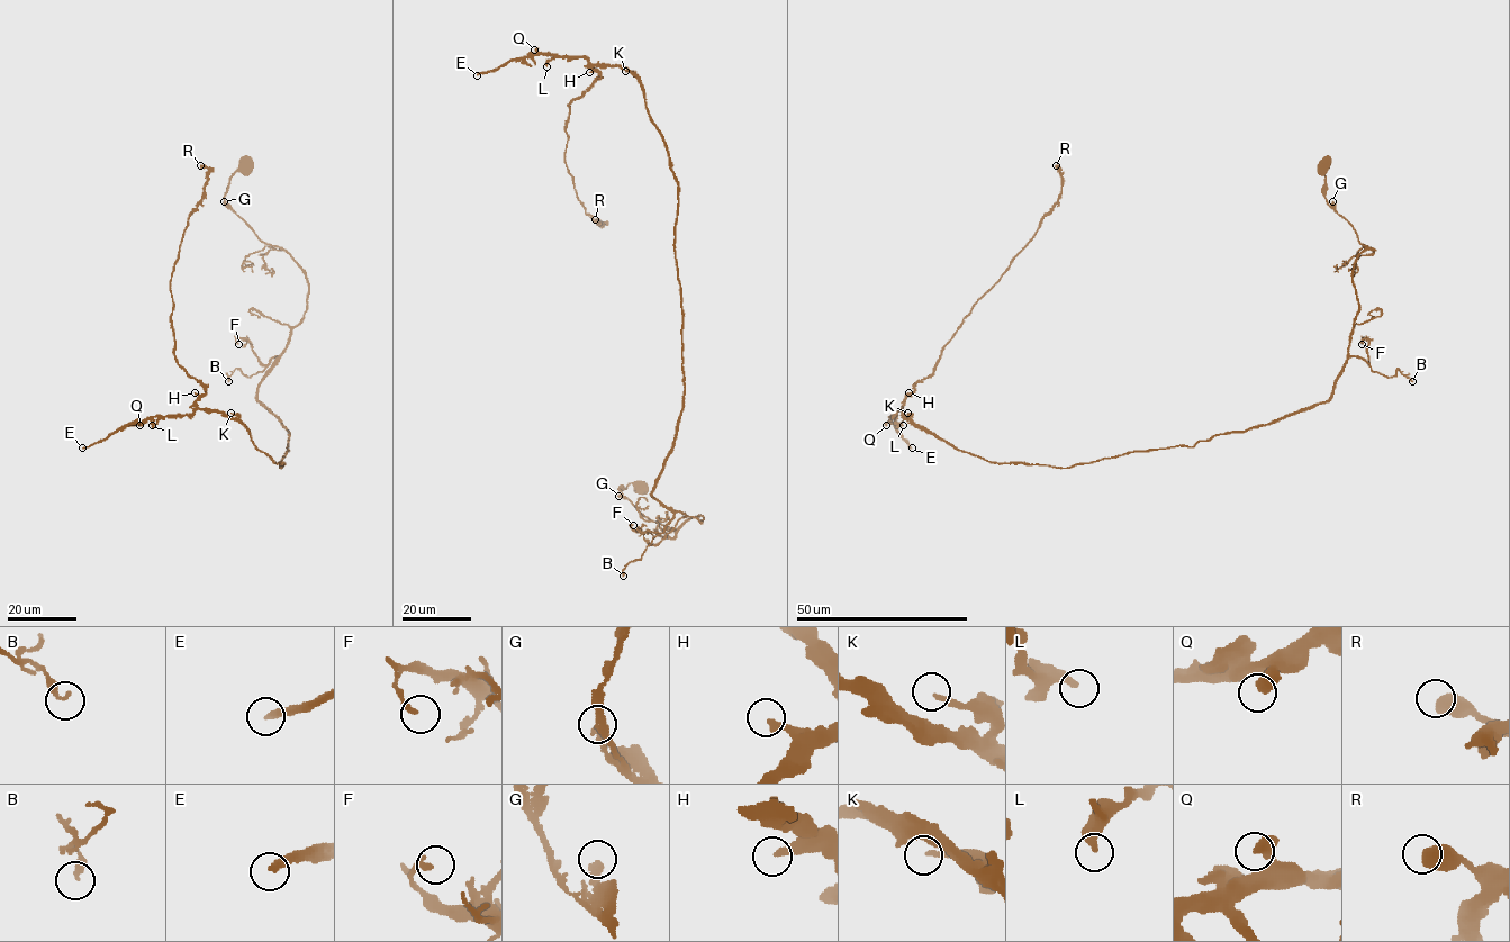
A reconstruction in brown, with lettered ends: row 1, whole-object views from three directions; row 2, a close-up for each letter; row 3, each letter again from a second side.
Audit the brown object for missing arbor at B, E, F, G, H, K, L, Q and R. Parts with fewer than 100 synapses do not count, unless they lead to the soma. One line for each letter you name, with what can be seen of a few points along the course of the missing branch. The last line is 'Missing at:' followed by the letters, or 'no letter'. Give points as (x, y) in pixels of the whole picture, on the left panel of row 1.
E: (82, 447), (63, 447), (23, 459), (15, 437), (3, 433)
Missing at: E

